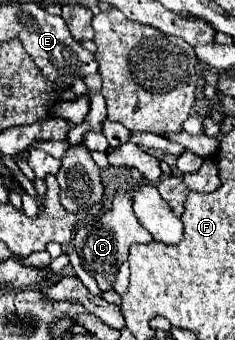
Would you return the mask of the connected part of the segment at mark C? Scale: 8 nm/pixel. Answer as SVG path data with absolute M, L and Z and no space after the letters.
M118 190L112 200L110 212L106 212L96 224L80 226L76 230L74 246L76 246L76 252L80 254L82 268L96 280L100 290L110 290L116 282L118 268L128 260L130 246L138 242L146 242L146 240L152 240L152 236L148 234L148 230L144 230L144 226L140 226L138 218L134 216L132 196L126 190Z

